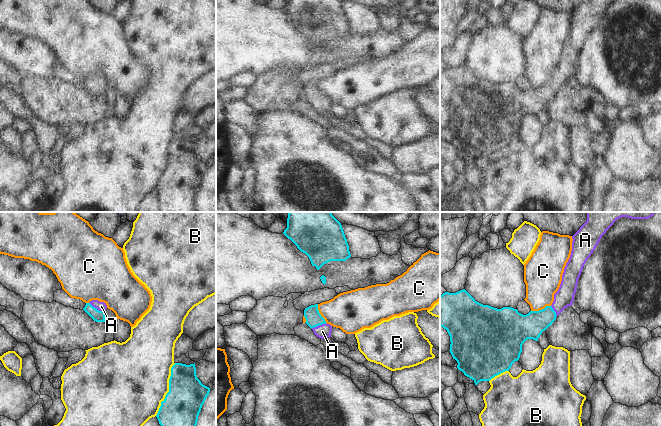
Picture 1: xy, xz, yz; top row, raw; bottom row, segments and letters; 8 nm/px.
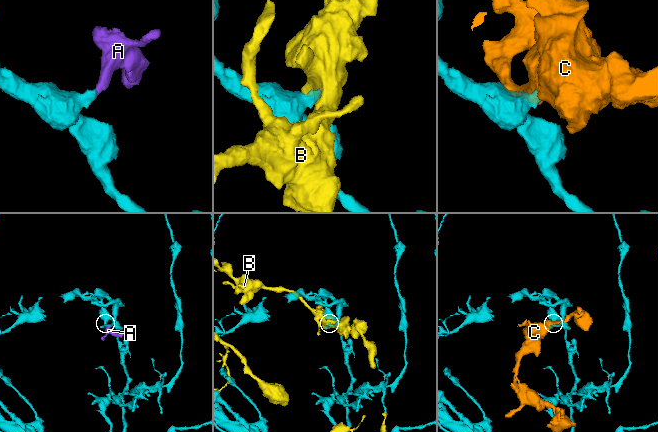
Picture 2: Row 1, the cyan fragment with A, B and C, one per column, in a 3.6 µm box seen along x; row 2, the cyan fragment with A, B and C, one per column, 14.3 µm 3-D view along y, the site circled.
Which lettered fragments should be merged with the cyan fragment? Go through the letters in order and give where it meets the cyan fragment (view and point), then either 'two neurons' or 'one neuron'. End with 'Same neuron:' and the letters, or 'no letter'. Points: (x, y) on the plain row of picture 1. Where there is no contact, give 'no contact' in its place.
A: xy (96, 84) | one neuron
B: xy (169, 165) | two neurons
C: yz (540, 86) | two neurons
Same neuron: A

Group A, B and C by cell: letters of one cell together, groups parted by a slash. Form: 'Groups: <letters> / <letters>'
Groups: A / B / C.

